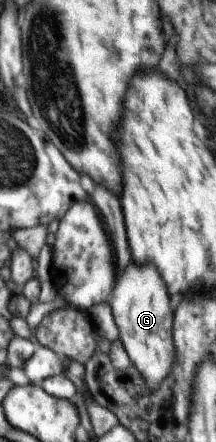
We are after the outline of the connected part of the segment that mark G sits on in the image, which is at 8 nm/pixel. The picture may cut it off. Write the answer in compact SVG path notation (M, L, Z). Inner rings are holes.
M133 262L127 264L116 274L108 305L119 331L119 340L132 365L150 389L158 387L171 371L175 360L175 348L171 326L173 310L169 306L169 294L157 268L153 264L151 266L149 264L137 266Z

